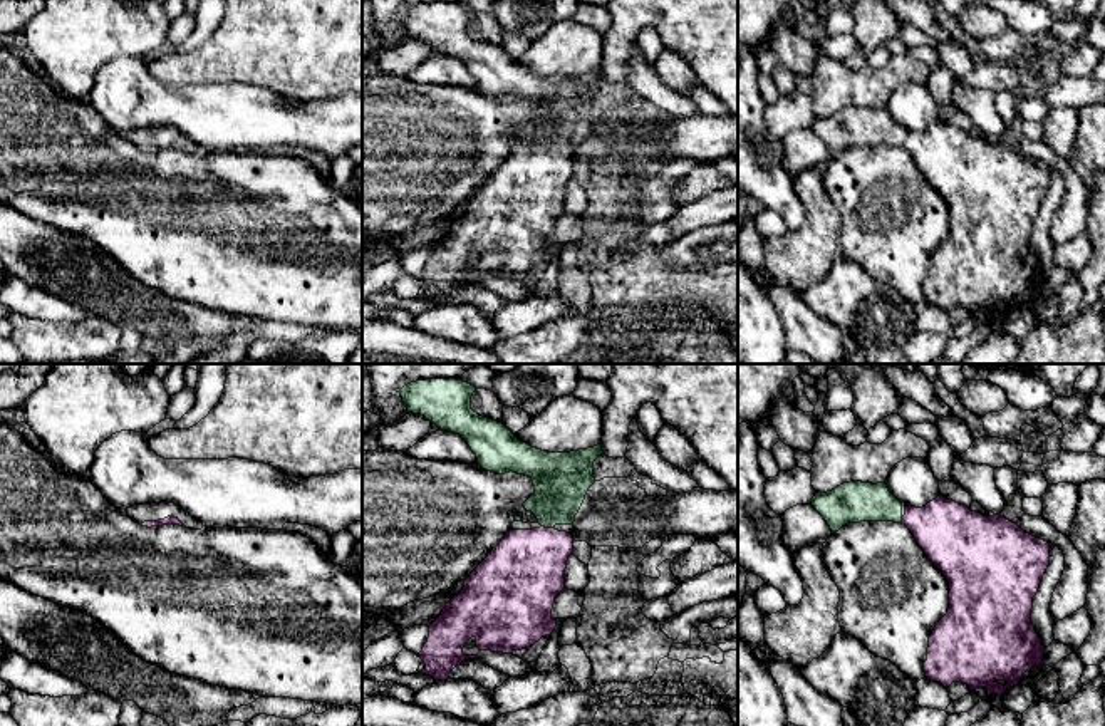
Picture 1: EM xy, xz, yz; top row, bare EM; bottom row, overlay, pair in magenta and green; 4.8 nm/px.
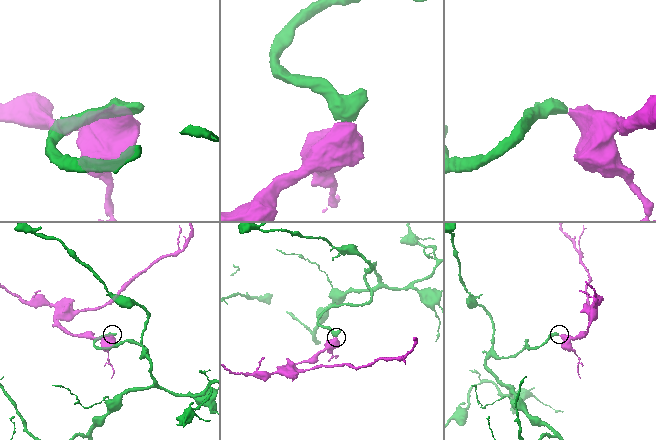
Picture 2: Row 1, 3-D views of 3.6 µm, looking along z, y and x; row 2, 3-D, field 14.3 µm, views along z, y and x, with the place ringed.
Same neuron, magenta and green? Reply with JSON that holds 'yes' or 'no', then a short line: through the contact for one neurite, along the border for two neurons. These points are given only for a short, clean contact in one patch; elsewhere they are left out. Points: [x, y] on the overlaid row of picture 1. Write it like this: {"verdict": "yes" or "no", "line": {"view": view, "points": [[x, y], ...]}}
{"verdict": "yes", "line": {"view": "xz", "points": [[523, 574], [545, 550], [547, 528], [547, 517], [562, 480]]}}

